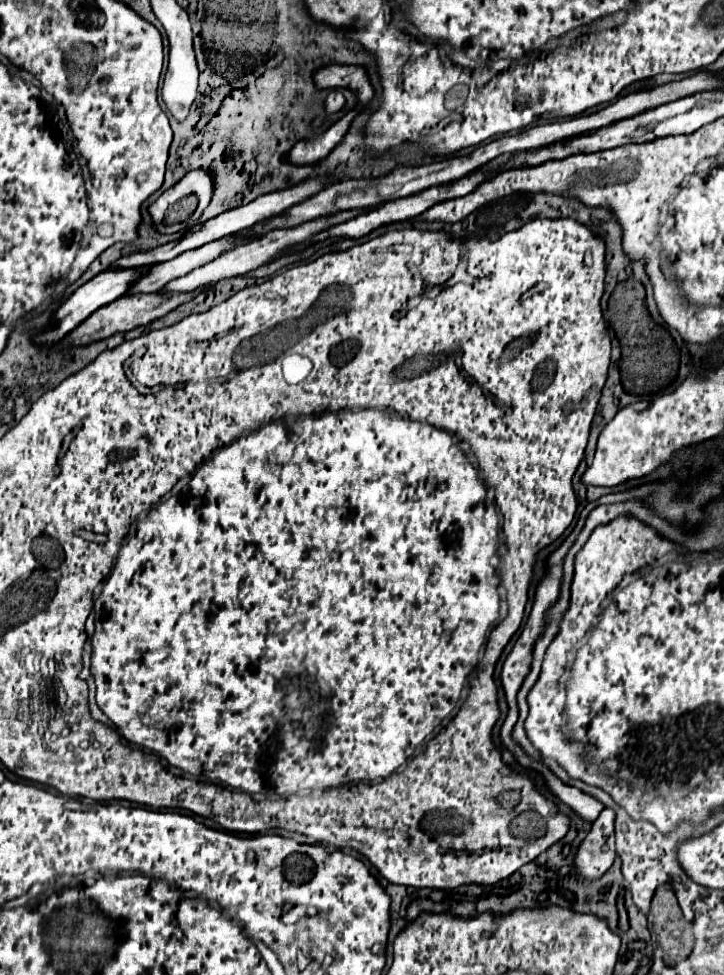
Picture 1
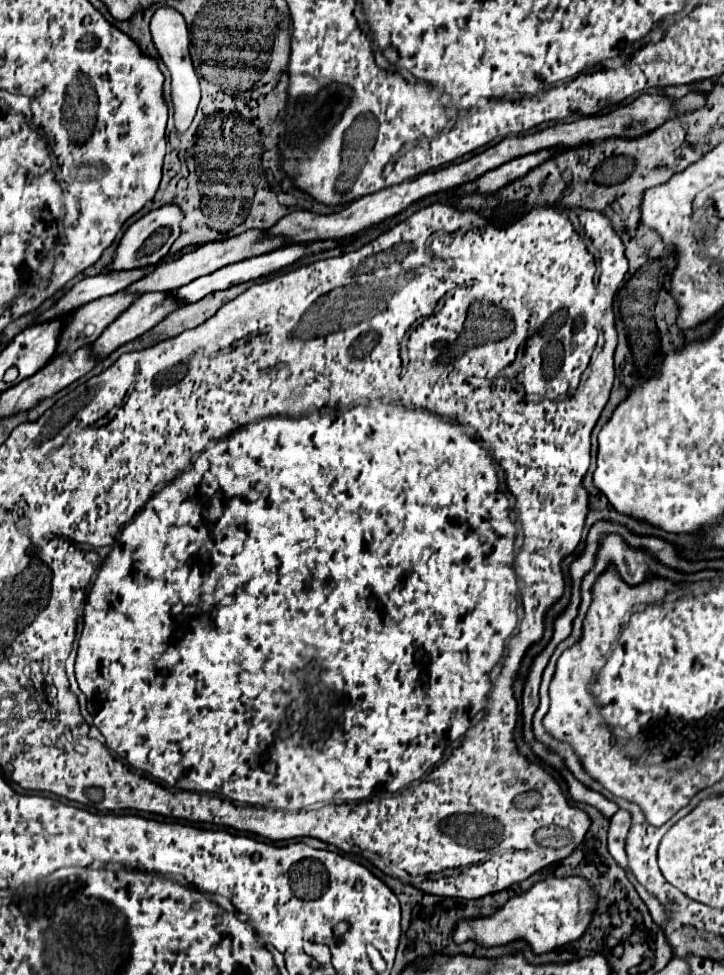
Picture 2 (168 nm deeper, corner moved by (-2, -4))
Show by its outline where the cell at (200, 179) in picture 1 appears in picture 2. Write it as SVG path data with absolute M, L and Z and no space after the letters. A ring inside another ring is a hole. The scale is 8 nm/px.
M165 203L163 207L149 211L147 215L143 215L137 223L133 223L127 229L127 233L123 235L123 239L117 247L117 255L115 255L113 263L107 269L121 271L121 269L135 269L135 267L145 267L145 265L159 263L159 259L163 259L169 253L173 241L181 235L181 221L183 221L183 211L177 203ZM163 227L169 229L167 237L155 237L153 239L153 235L159 233L159 229L163 229Z

